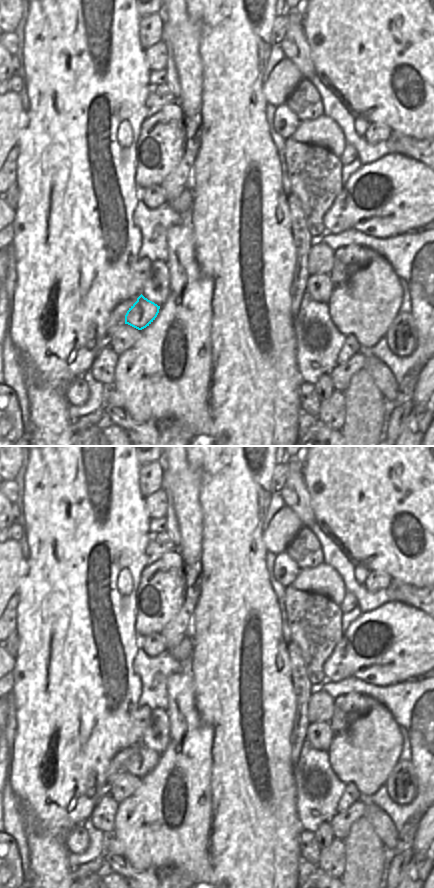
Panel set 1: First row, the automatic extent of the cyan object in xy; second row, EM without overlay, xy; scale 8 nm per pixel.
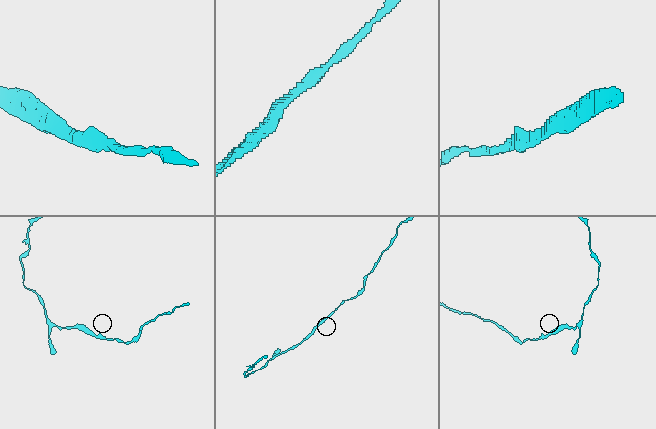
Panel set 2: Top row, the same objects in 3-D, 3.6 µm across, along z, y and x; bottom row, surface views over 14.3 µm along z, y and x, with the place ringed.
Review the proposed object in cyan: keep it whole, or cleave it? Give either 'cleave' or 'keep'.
keep

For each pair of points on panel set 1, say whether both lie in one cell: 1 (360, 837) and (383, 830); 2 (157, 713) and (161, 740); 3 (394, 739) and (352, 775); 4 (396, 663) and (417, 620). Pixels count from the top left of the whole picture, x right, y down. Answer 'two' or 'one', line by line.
1: two
2: one
3: one
4: one

